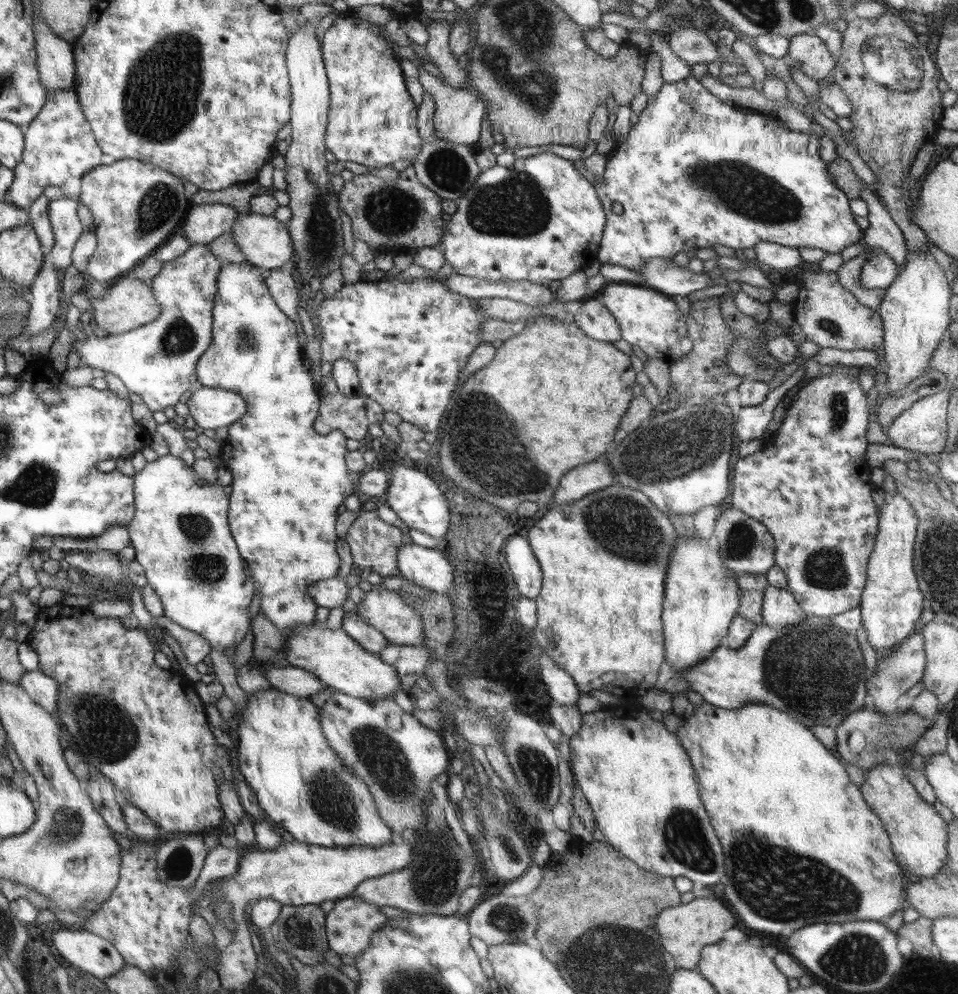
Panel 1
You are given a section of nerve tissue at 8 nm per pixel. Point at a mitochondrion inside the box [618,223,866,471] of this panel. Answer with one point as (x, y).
(838, 402)

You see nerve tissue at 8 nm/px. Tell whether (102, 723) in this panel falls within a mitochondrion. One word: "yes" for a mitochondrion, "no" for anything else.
yes

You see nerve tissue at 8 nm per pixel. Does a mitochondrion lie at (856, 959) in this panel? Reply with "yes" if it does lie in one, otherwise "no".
yes

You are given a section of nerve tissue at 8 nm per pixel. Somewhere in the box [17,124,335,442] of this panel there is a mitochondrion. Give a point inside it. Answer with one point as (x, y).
(161, 203)

